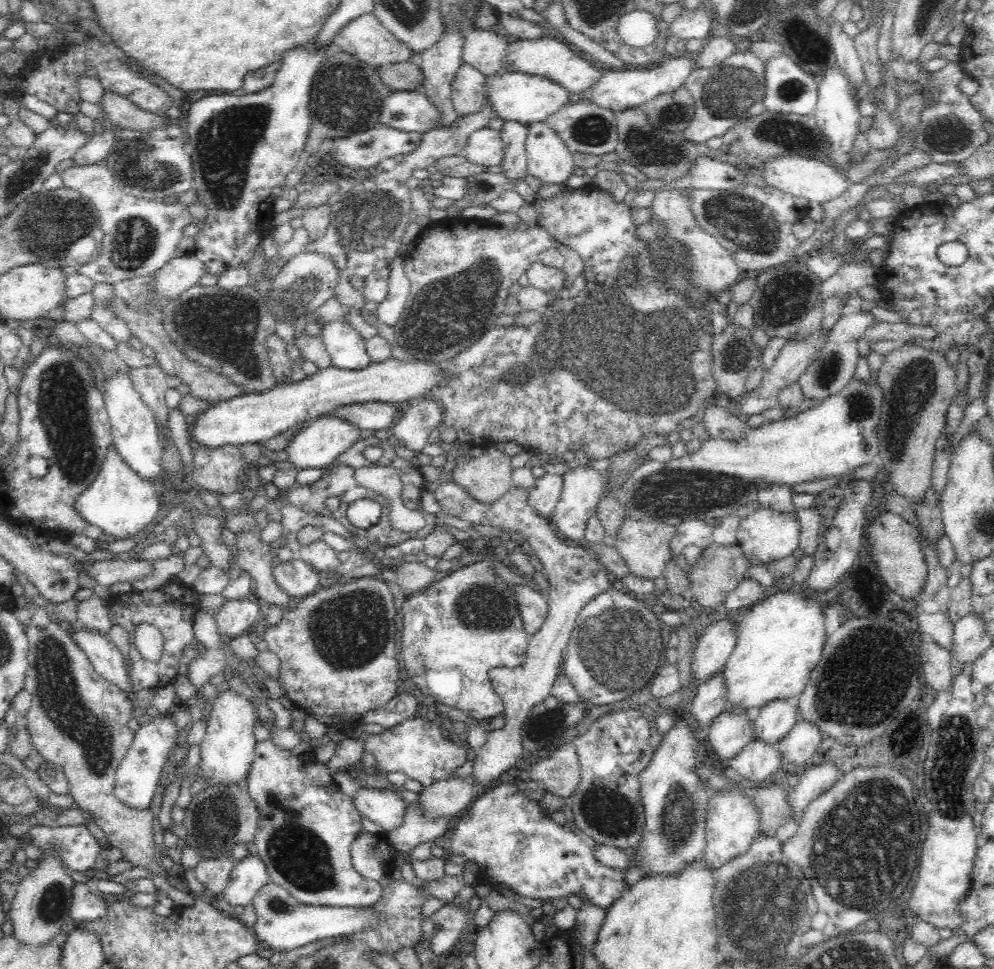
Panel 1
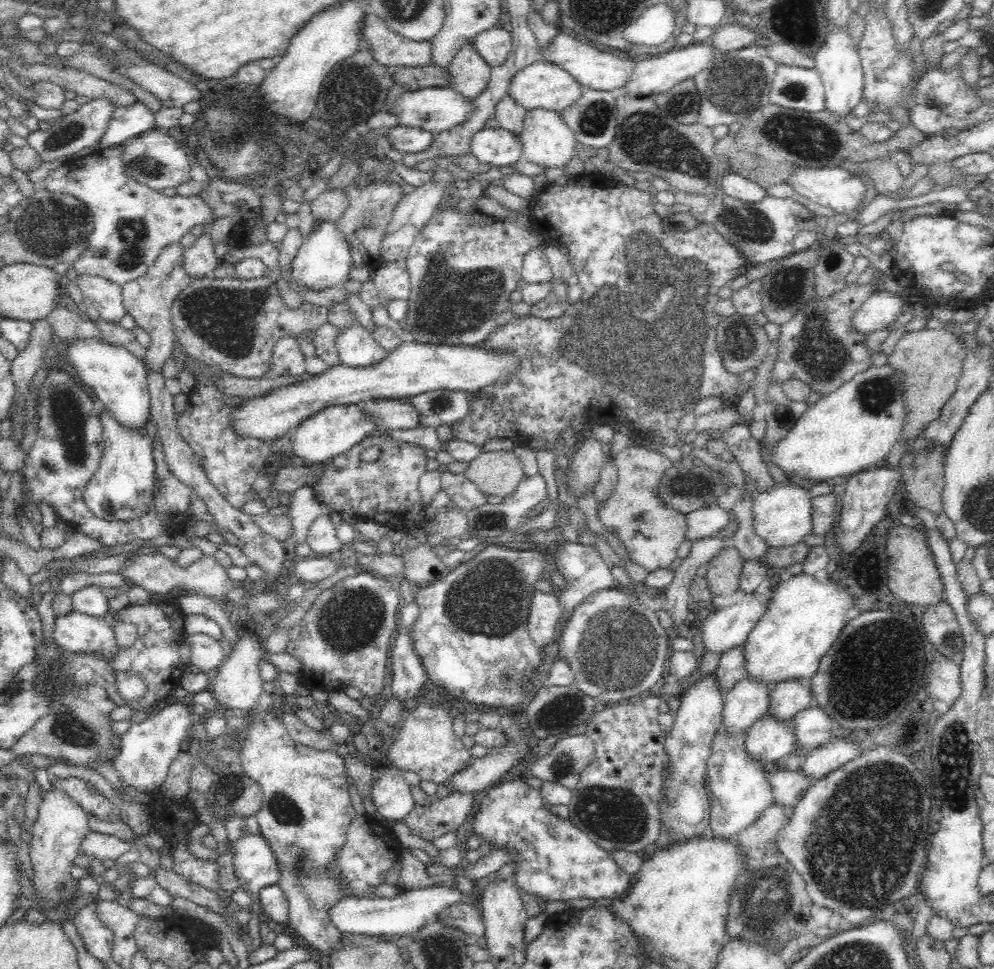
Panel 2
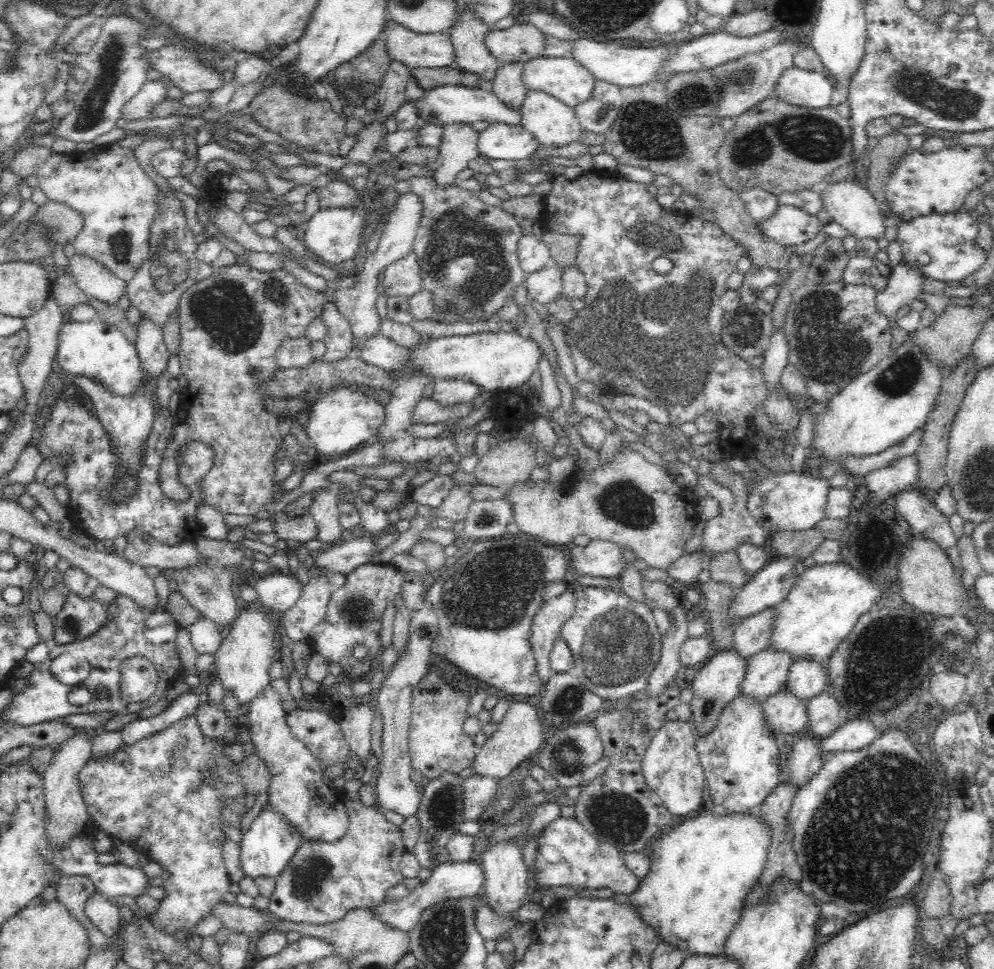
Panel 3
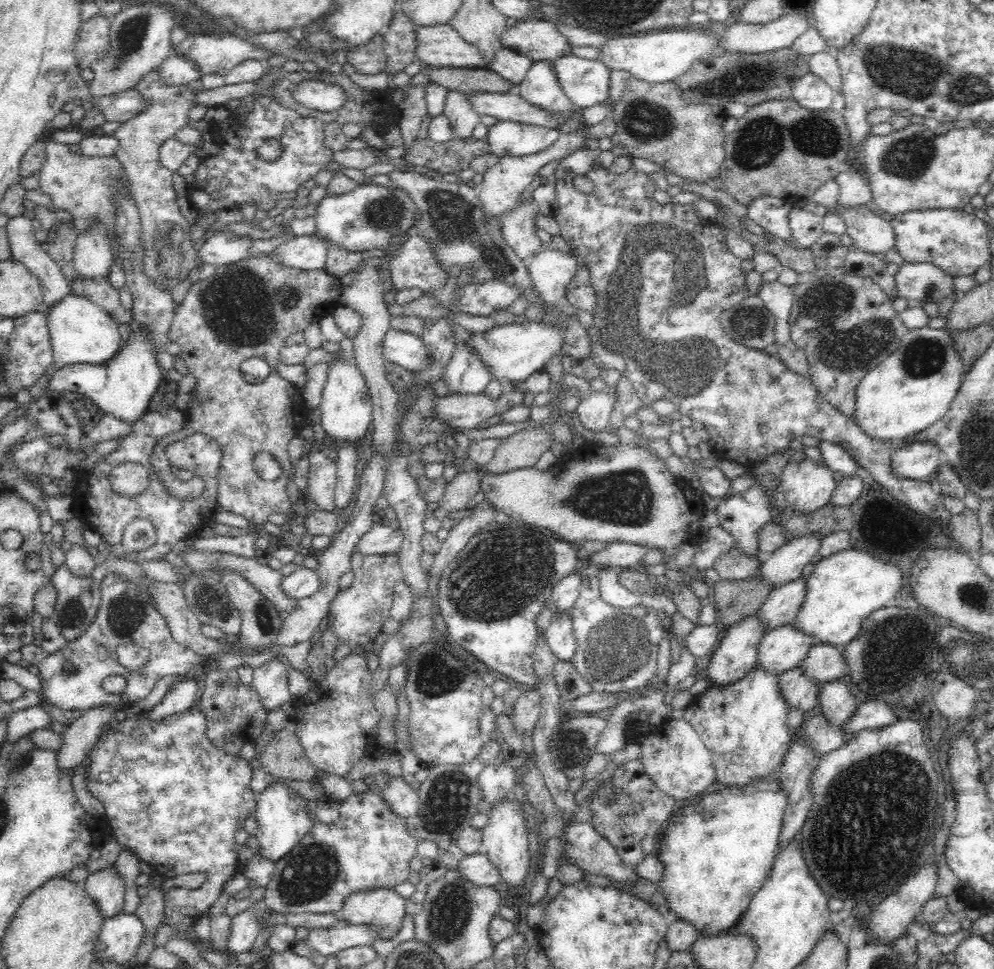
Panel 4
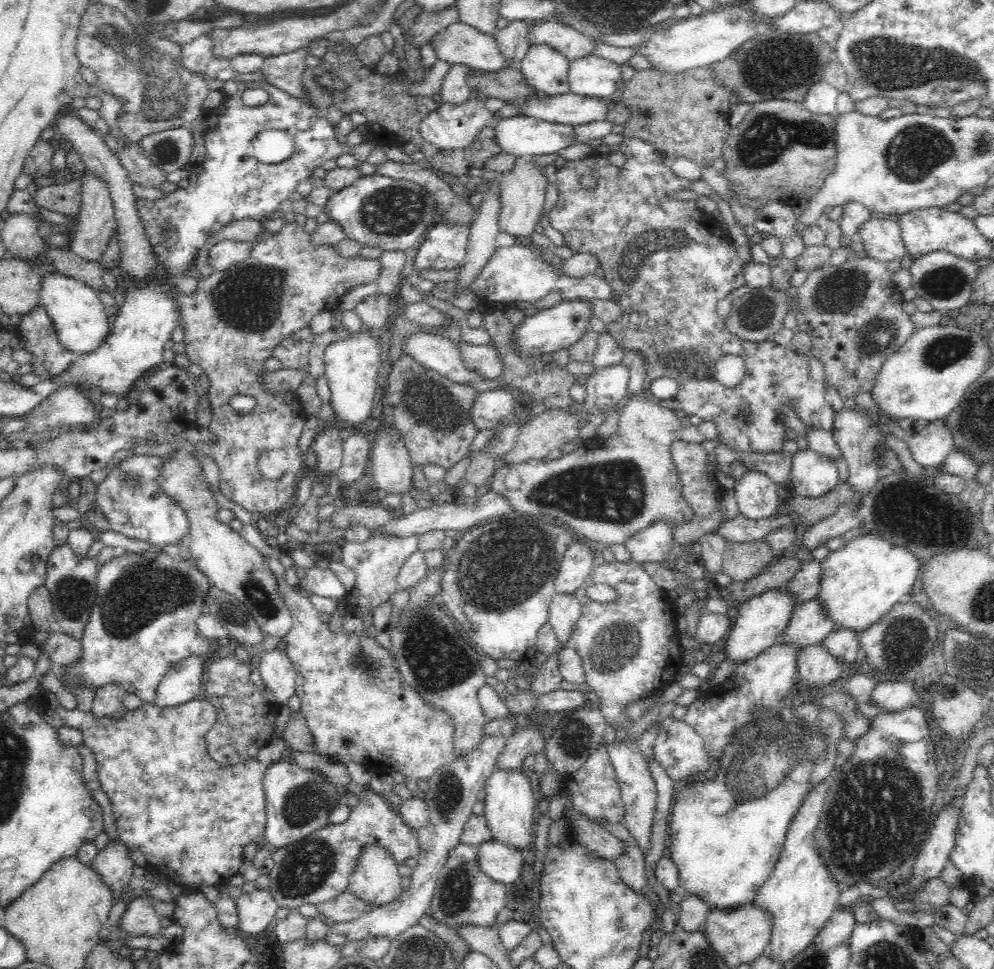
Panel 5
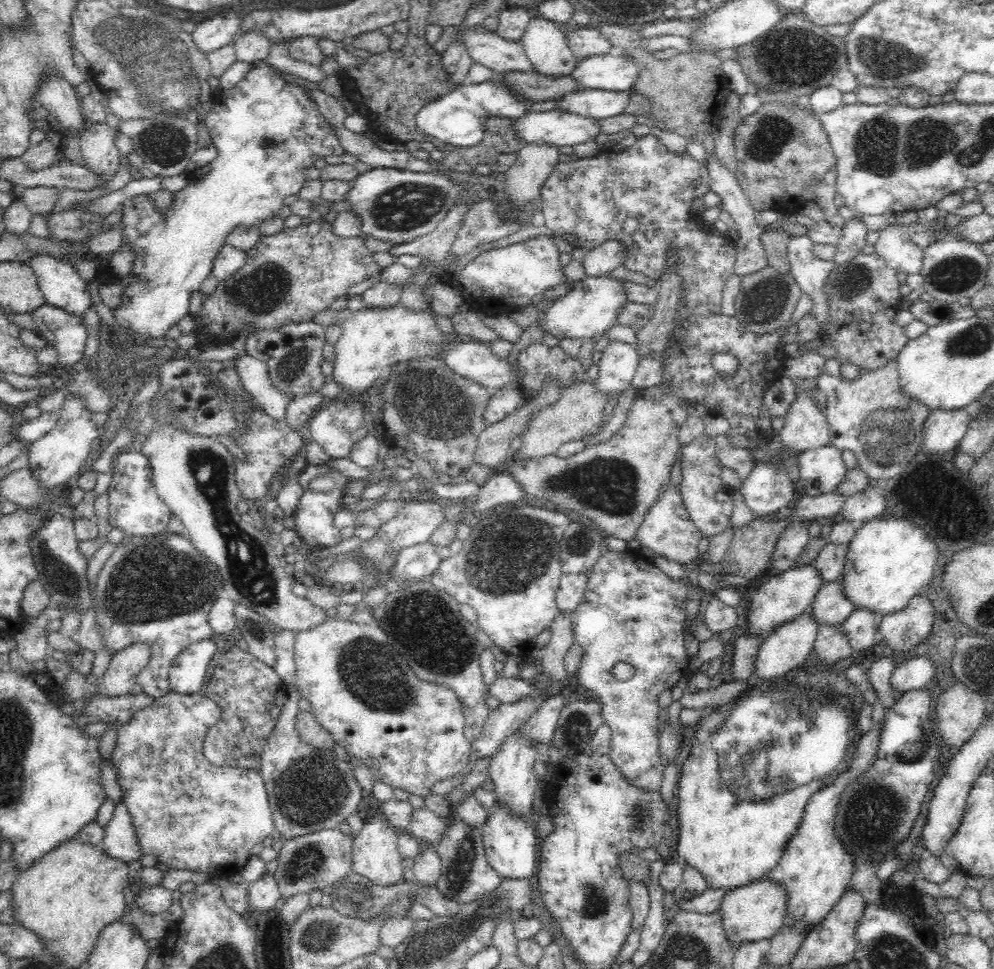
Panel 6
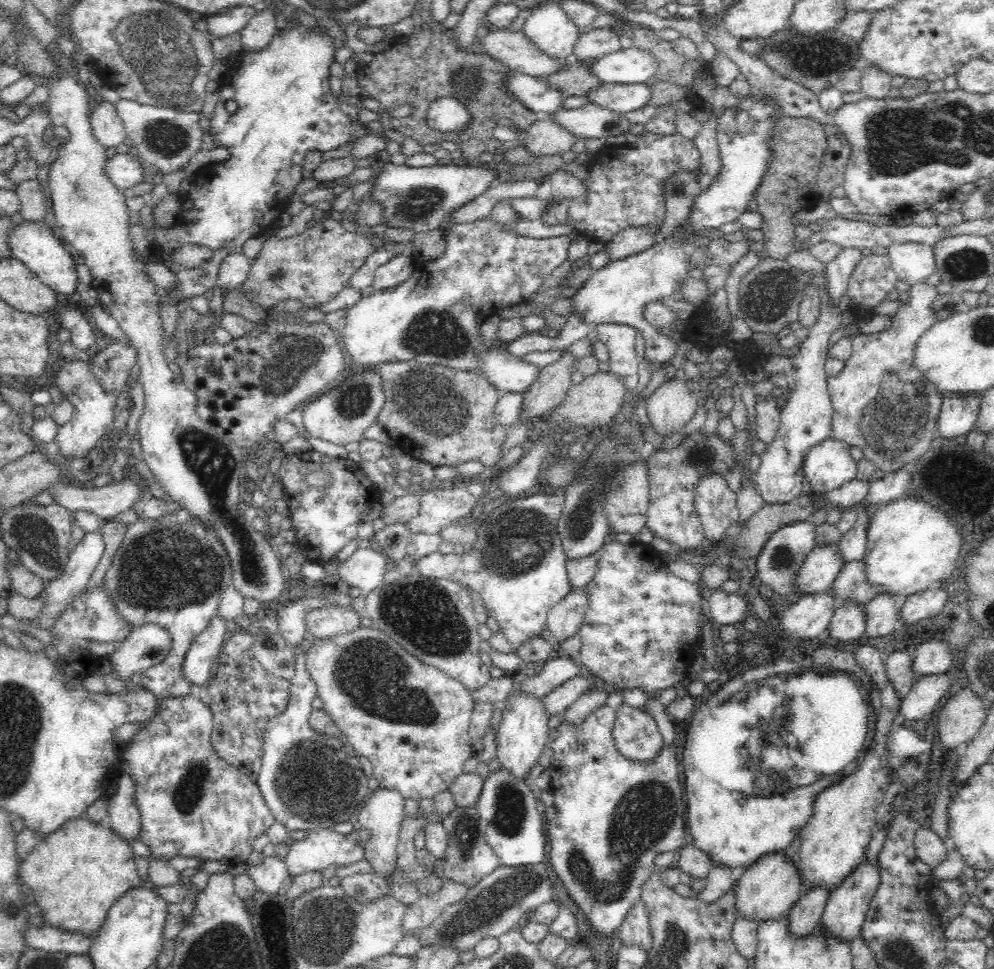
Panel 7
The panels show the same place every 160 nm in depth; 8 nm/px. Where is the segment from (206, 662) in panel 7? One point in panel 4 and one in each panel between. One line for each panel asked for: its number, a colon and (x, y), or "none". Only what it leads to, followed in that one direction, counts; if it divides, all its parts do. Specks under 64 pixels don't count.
4: (181, 696)
5: (182, 683)
6: (187, 674)

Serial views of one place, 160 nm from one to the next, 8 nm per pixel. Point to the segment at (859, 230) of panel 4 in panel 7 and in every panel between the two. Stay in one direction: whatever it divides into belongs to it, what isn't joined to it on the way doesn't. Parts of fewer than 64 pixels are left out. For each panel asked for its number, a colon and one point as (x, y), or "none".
5: (882, 238)
6: (894, 245)
7: (913, 263)

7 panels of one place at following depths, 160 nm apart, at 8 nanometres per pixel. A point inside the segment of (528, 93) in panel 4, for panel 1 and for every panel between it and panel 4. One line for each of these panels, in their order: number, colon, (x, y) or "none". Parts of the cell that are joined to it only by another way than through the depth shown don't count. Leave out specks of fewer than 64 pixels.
1: (548, 159)
2: (548, 141)
3: (550, 121)

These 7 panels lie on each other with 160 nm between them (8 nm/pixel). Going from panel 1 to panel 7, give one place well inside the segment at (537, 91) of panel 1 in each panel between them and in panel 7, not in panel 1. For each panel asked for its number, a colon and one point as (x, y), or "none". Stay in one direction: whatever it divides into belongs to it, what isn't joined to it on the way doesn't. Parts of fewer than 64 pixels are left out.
2: (543, 84)
3: (565, 78)
4: (585, 82)
5: (591, 75)
6: (612, 71)
7: (627, 66)

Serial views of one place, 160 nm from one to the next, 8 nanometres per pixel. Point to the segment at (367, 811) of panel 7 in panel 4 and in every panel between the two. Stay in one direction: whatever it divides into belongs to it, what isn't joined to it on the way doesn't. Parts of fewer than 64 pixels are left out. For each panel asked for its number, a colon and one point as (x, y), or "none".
4: (384, 908)
5: (375, 878)
6: (375, 855)

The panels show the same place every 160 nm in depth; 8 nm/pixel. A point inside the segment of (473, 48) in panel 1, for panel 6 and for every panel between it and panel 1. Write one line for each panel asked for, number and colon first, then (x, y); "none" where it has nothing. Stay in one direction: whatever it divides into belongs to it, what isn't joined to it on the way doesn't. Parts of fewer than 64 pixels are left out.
2: (494, 45)
3: (523, 41)
4: (537, 38)
5: (570, 43)
6: (584, 41)

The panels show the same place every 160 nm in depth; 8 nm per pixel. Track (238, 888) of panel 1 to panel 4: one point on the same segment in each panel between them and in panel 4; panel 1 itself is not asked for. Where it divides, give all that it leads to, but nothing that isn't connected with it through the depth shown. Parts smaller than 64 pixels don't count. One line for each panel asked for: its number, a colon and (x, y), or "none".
2: (256, 867)
3: (271, 840)
4: (282, 817)

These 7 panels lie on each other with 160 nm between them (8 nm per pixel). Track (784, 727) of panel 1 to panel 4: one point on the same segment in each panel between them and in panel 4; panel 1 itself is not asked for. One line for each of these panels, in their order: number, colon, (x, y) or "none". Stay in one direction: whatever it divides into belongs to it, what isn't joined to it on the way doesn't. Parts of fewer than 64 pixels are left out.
2: (787, 698)
3: (807, 678)
4: (825, 663)

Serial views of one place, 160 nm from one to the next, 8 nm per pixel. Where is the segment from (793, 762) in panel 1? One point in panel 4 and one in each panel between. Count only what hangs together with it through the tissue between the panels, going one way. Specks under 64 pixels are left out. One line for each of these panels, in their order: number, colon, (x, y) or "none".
2: (813, 727)
3: (823, 712)
4: (838, 705)

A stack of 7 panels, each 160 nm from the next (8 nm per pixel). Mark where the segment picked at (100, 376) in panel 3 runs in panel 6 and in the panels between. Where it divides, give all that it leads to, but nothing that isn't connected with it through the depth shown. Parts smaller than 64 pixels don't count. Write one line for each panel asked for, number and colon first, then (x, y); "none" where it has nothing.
4: (80, 330)
5: (81, 323)
6: (60, 283)

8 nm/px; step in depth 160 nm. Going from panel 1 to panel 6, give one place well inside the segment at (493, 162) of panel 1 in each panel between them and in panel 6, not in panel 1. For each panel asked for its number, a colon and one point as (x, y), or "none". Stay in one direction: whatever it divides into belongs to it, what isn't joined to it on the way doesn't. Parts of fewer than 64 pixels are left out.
2: (497, 146)
3: (502, 141)
4: (506, 138)
5: (520, 136)
6: (558, 127)

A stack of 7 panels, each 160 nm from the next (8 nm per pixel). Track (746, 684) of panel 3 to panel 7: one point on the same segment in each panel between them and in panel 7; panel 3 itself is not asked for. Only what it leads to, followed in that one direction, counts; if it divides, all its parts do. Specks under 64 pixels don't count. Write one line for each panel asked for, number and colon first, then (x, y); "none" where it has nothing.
4: (783, 648)
5: (810, 624)
6: (831, 605)
7: (852, 582)

